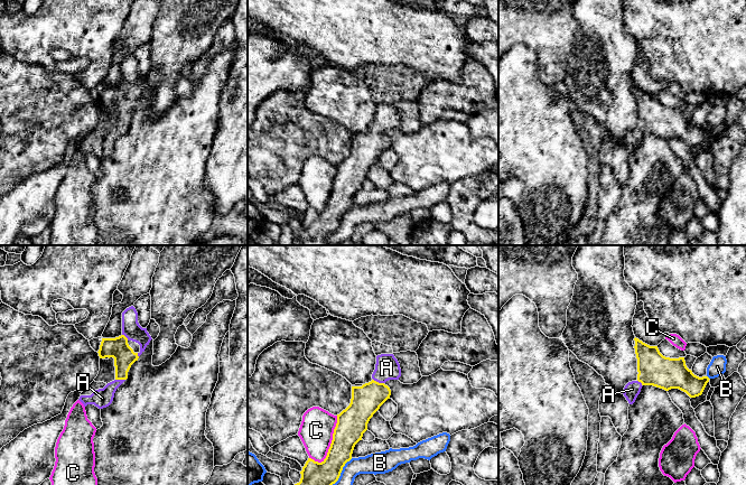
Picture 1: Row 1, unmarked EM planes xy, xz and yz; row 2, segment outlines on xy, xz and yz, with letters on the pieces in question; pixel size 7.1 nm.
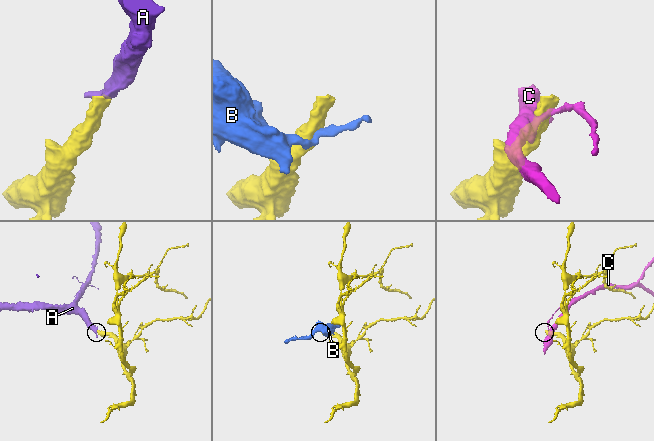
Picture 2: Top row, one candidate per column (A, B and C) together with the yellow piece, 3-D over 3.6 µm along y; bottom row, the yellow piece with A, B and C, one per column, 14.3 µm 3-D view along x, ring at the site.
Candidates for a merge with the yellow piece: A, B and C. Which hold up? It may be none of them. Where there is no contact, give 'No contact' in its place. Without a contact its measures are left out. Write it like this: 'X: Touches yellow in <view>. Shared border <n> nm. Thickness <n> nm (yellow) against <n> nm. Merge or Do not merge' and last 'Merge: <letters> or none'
A: Touches yellow in xz. Shared border 90 nm. Thickness 220 nm (yellow) against 170 nm. Merge
B: Touches yellow in xz. Shared border 240 nm. Thickness 180 nm (yellow) against 140 nm. Do not merge
C: Touches yellow in xz. Shared border 380 nm. Thickness 220 nm (yellow) against 240 nm. Do not merge
Merge: A

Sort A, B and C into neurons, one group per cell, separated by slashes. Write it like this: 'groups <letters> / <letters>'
groups A / B / C

